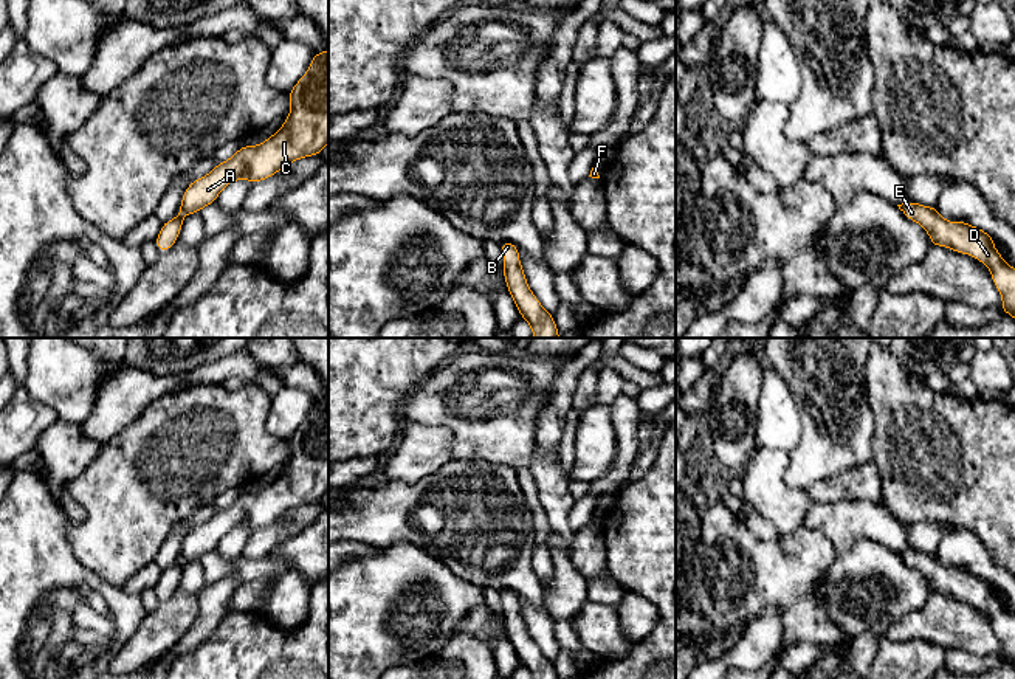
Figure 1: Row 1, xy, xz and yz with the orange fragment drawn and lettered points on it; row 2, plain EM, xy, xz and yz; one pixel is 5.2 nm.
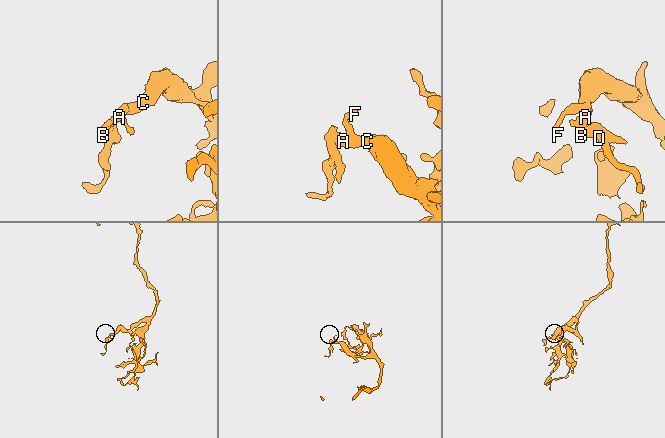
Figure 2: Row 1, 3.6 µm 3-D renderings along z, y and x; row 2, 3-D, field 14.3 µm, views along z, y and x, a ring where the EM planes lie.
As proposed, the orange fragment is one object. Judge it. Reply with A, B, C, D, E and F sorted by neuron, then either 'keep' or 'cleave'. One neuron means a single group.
A B C D E F; keep

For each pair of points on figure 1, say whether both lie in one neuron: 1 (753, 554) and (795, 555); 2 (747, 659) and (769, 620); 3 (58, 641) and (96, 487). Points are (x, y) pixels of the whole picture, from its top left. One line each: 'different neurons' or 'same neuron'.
1: same neuron
2: same neuron
3: different neurons

